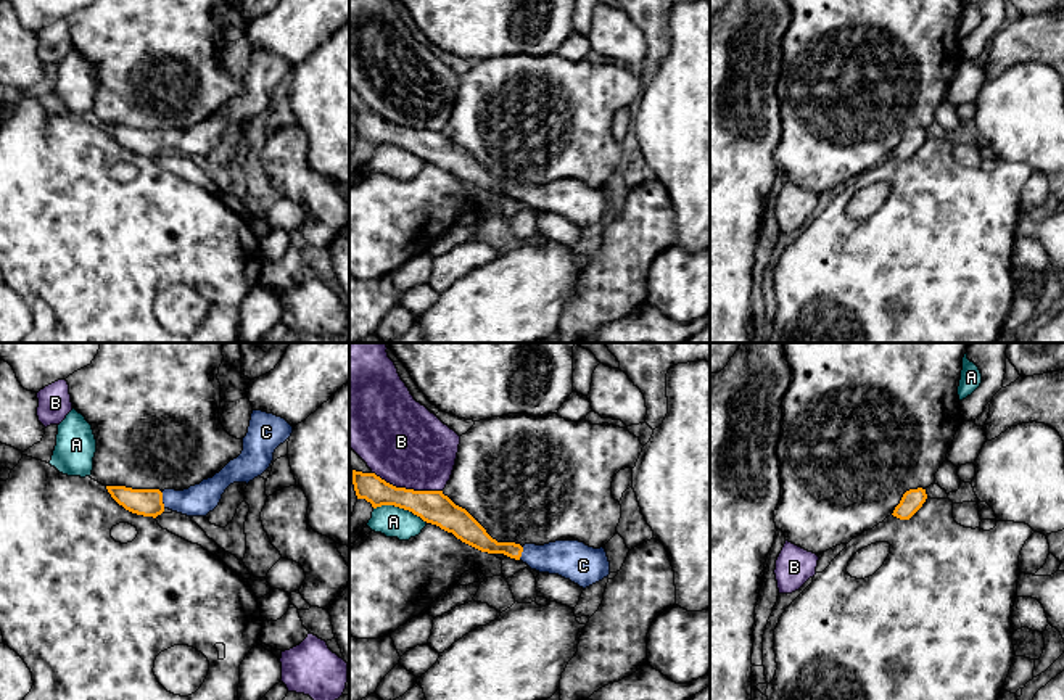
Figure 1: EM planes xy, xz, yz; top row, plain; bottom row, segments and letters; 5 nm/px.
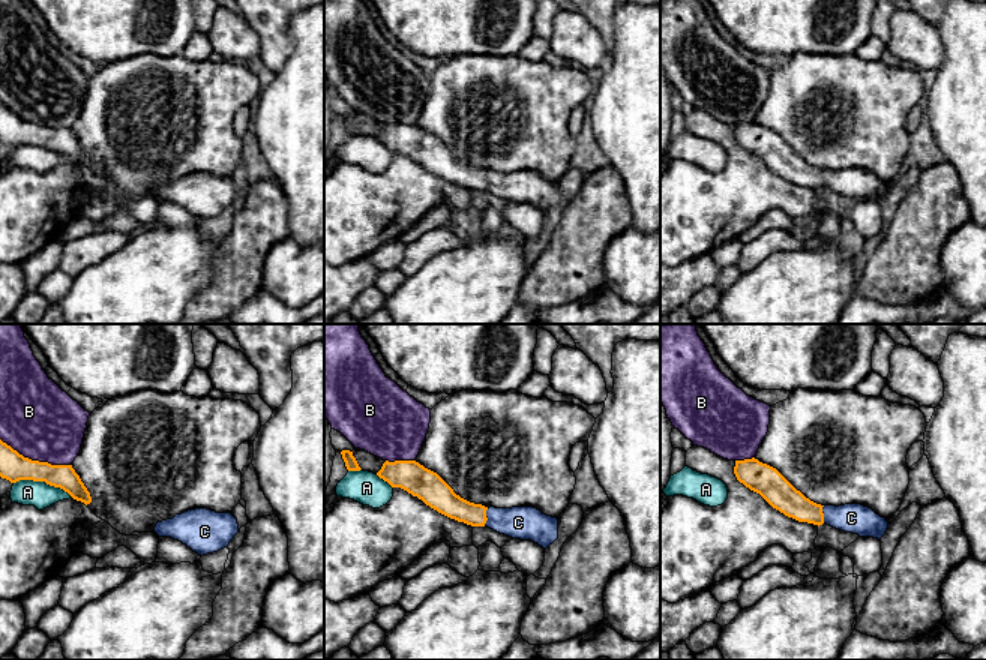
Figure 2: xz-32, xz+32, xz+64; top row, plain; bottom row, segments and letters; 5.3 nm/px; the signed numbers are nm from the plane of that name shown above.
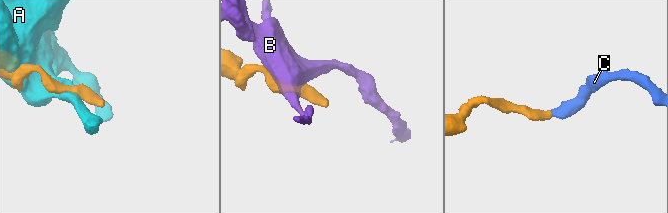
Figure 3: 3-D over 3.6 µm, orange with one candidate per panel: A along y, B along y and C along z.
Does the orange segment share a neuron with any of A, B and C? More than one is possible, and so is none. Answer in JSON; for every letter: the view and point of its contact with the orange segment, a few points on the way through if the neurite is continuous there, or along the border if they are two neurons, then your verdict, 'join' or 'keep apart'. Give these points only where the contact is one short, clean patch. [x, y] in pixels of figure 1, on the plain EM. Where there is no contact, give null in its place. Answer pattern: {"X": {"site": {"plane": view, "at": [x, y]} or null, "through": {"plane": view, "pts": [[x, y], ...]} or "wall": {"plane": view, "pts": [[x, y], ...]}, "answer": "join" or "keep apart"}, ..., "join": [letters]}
{"A": {"site": {"plane": "xz", "at": [401, 147]}, "answer": "keep apart"}, "B": {"site": {"plane": "xz", "at": [408, 129]}, "answer": "keep apart"}, "C": {"site": {"plane": "xy", "at": [161, 139]}, "through": {"plane": "xy", "pts": [[148, 142], [161, 139], [197, 140]]}, "answer": "join"}, "join": ["C"]}

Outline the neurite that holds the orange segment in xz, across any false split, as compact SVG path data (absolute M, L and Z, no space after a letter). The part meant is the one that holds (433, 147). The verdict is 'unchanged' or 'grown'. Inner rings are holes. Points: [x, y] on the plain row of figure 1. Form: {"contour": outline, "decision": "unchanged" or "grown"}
{"contour": "M353 109L357 138L365 138L373 148L394 145L412 151L423 161L452 172L462 182L488 193L504 193L522 200L539 212L559 214L586 229L610 214L610 201L604 187L594 188L579 180L555 180L544 185L497 182L462 146L443 130L414 130L396 127L375 113Z", "decision": "grown"}

